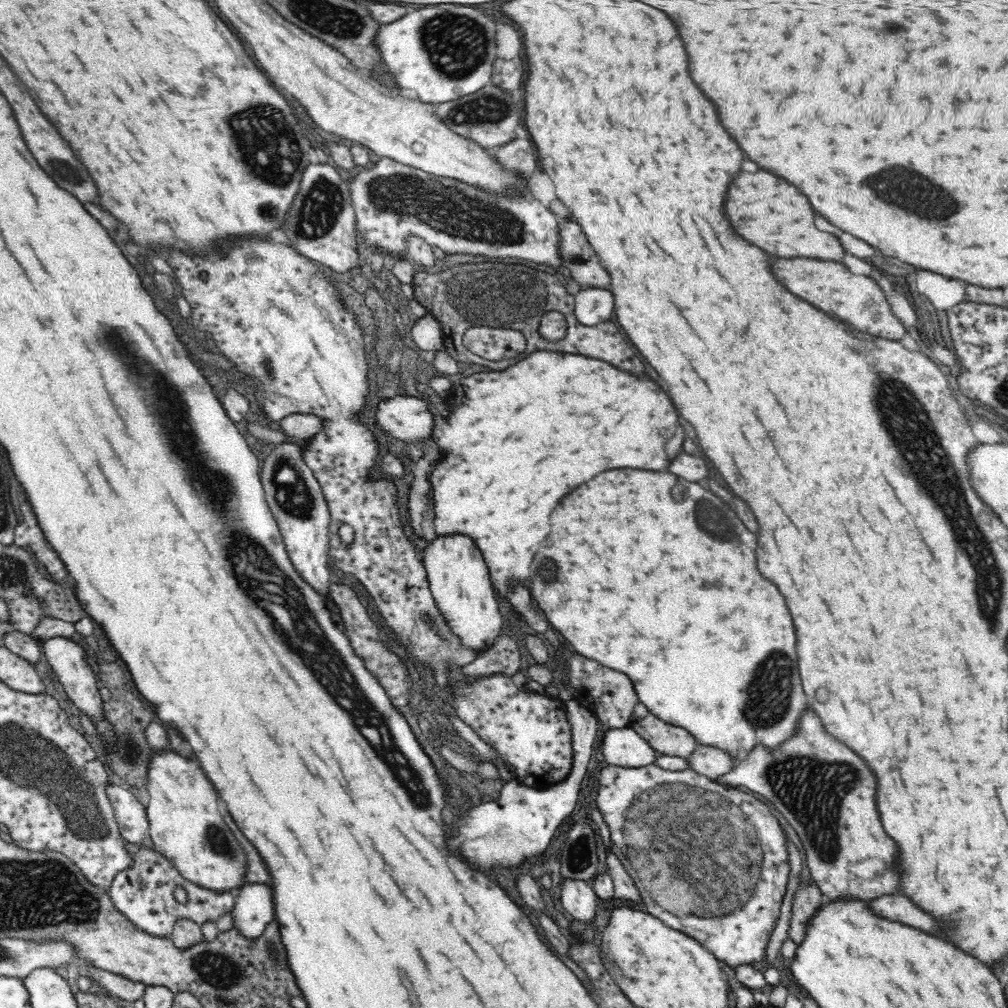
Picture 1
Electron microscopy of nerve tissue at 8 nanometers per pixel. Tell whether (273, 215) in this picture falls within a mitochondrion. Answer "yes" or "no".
yes

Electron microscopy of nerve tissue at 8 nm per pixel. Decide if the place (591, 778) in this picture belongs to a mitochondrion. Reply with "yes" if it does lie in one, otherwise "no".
no

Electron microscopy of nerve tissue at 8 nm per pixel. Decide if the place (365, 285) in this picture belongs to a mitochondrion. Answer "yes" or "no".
no

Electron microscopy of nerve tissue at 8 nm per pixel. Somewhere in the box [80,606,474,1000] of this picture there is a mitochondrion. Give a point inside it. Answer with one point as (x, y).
(218, 969)

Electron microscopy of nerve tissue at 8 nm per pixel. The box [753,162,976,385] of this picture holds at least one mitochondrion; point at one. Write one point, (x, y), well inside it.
(909, 191)

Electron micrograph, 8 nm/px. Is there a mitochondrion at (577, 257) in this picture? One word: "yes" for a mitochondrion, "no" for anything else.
yes

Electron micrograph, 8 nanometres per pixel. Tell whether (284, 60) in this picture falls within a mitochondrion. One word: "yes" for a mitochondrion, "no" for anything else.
no

